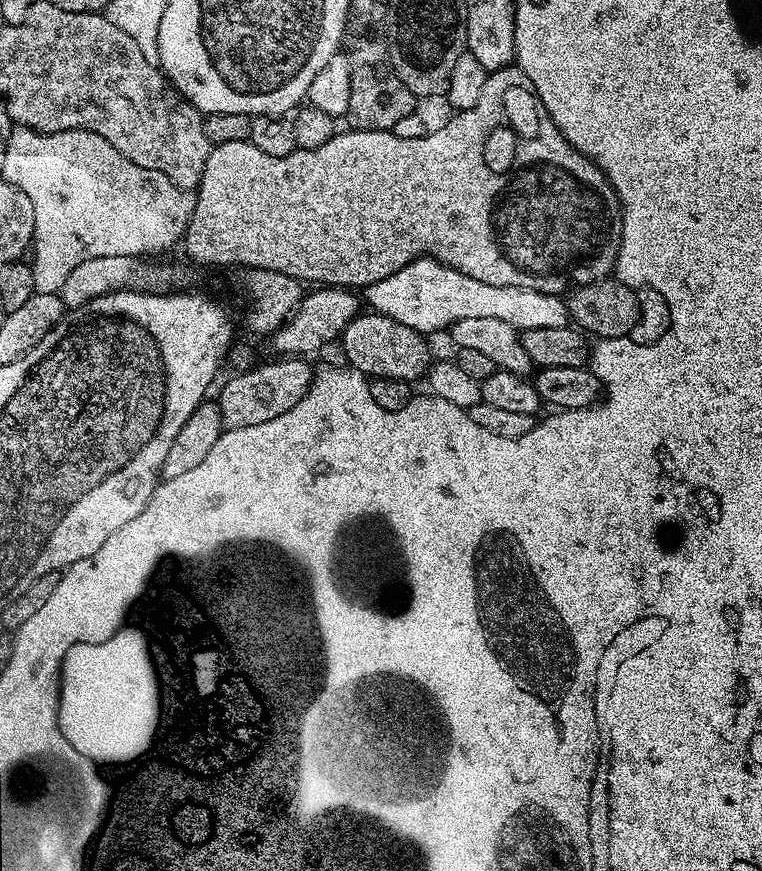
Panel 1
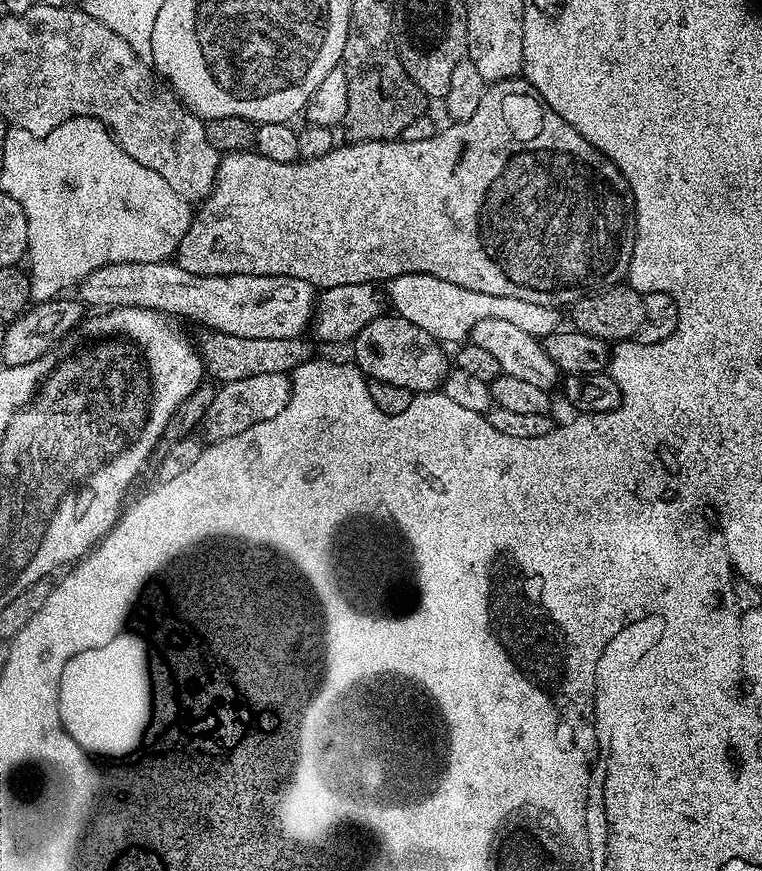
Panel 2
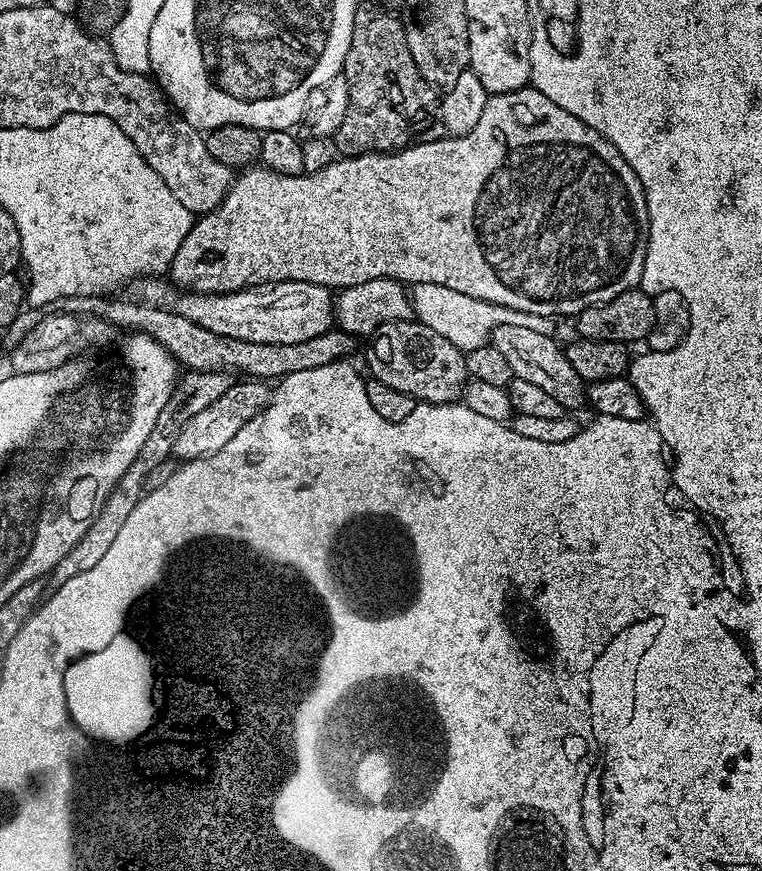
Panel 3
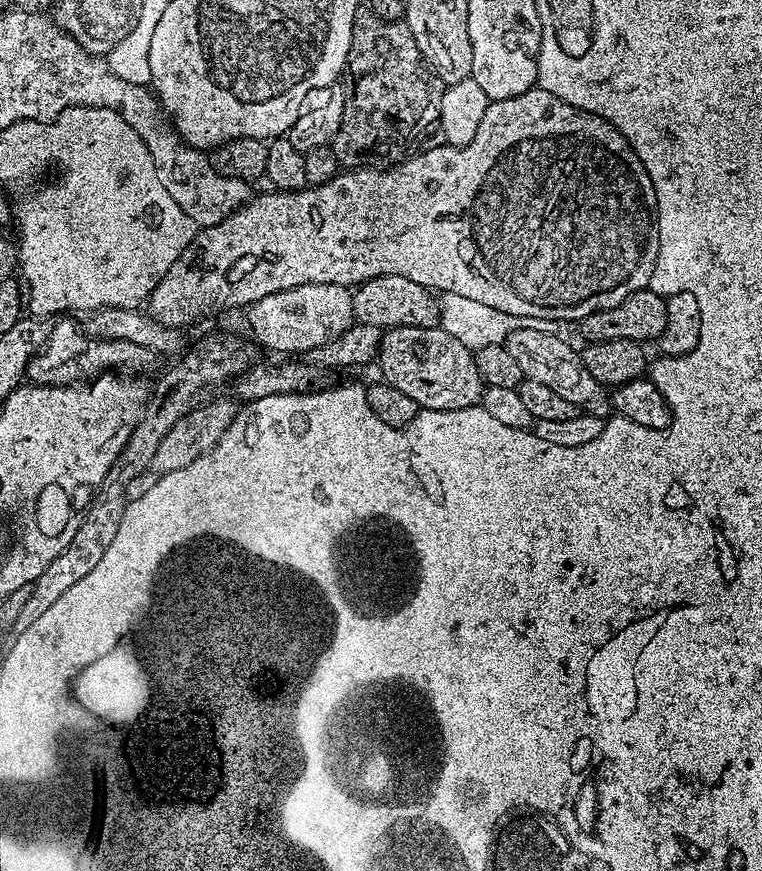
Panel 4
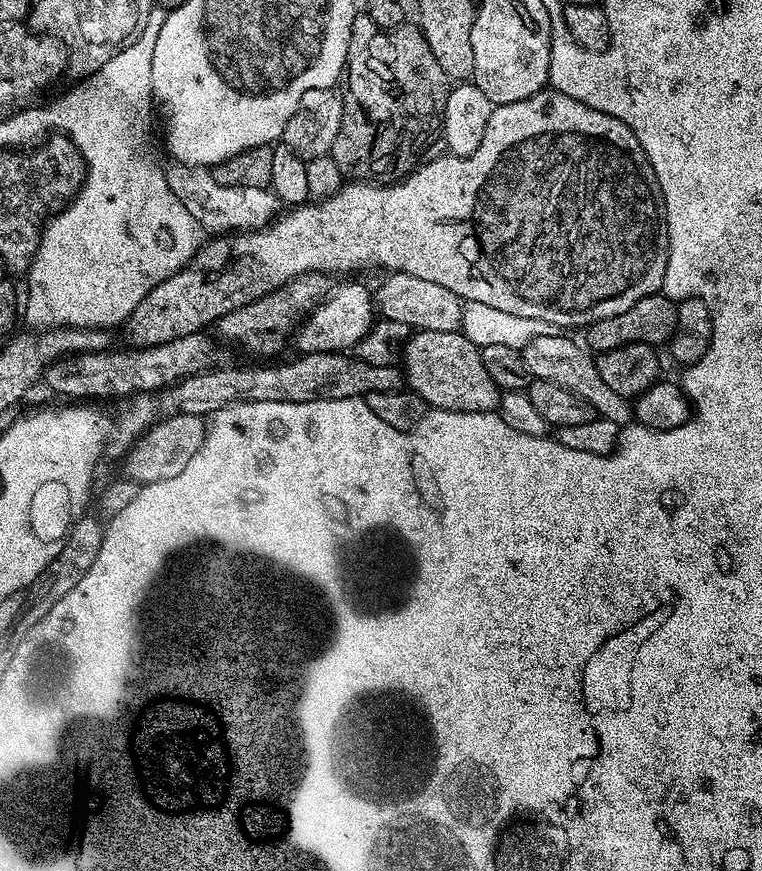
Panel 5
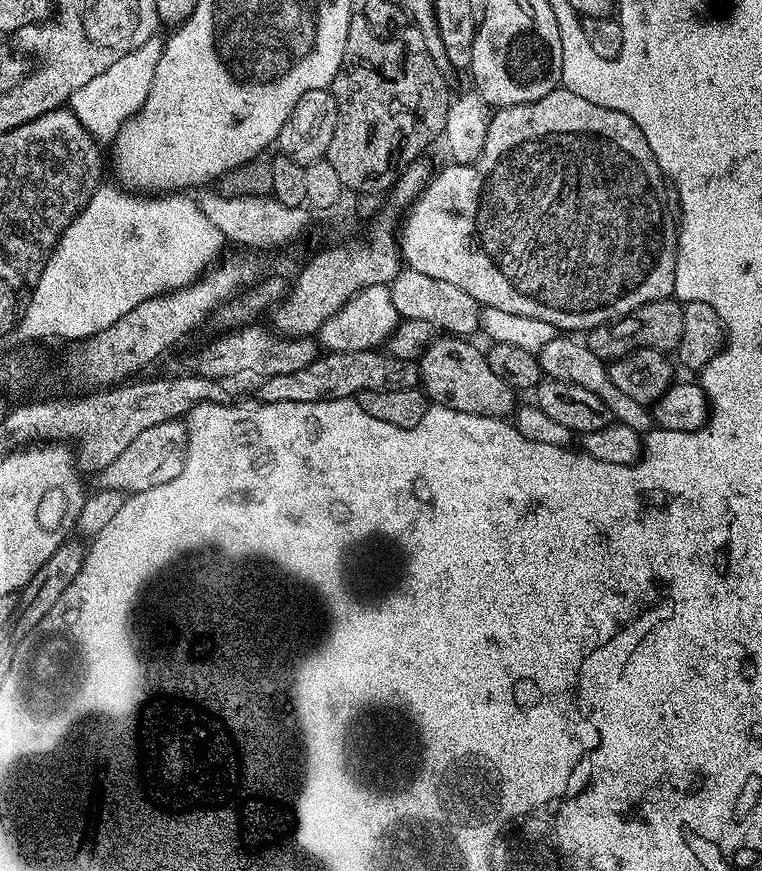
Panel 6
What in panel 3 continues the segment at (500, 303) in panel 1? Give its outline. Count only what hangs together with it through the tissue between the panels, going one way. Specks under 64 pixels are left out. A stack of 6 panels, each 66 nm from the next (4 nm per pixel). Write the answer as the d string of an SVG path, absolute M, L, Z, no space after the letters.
M413 284L410 288L412 311L415 319L430 326L442 338L454 342L462 350L477 348L489 343L490 337L498 326L526 326L526 330L535 330L538 334L552 336L554 330L553 317L526 314L518 310L510 310L506 306L498 306L494 302L486 302L478 298L469 298L466 294L458 294L458 290L450 290L450 286L434 286L433 284Z

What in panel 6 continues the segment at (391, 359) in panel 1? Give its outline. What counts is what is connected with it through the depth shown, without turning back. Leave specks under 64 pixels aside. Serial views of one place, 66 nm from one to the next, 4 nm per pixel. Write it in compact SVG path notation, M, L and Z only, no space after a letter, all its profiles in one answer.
M440 334L420 353L418 367L424 395L441 408L479 416L511 417L518 407L517 393L509 384L502 382L494 370L490 370L487 355L479 352L472 342L468 338Z

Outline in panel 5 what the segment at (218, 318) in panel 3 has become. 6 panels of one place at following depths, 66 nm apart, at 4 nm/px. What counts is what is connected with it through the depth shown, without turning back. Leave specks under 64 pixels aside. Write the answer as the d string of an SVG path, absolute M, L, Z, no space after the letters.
M340 284L299 321L294 332L301 353L344 352L355 347L357 342L372 329L374 323L374 296L364 284Z

